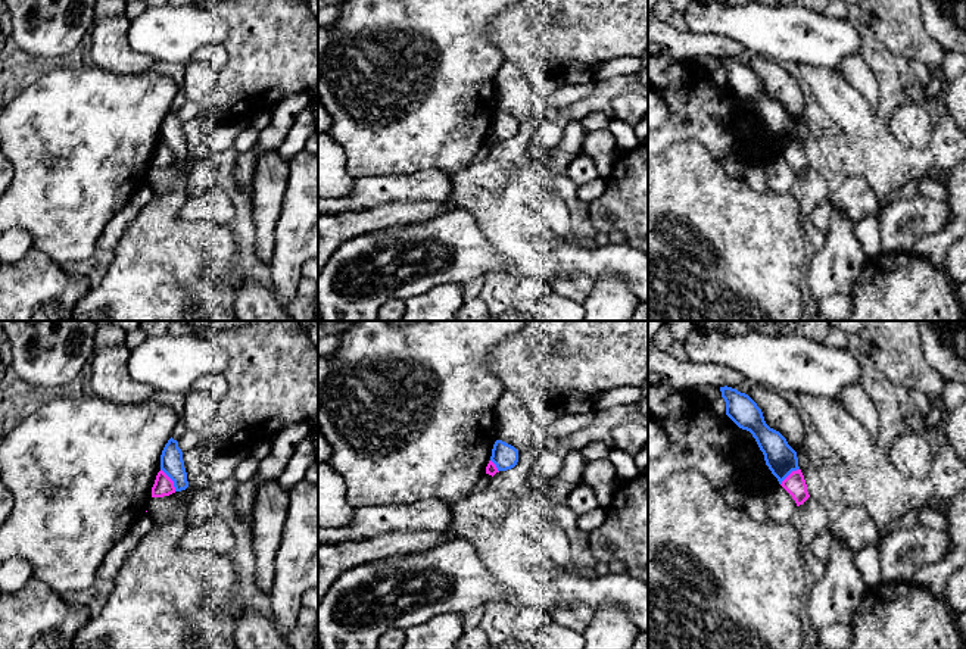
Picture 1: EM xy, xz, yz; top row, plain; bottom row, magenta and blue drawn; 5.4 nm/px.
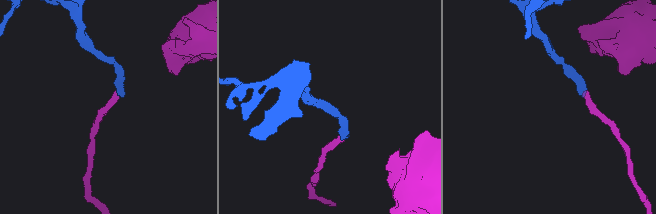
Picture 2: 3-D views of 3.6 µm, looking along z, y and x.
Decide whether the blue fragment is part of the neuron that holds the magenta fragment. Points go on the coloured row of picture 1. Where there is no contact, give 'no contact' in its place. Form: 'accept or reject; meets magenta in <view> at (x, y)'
reject; meets magenta in xy at (171, 480)

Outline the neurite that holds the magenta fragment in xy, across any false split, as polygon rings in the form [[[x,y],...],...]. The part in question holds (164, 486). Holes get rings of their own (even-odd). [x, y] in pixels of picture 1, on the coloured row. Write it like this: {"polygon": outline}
{"polygon": [[[161,469],[152,487],[152,497],[163,497],[175,493],[174,481]]]}

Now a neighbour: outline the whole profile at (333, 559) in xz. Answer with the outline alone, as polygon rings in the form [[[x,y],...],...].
[[[384,533],[362,542],[318,545],[318,605],[333,581],[346,570],[393,555],[417,553],[449,539],[448,533]]]

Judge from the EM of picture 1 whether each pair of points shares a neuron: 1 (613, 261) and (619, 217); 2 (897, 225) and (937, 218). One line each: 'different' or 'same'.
1: different
2: same

